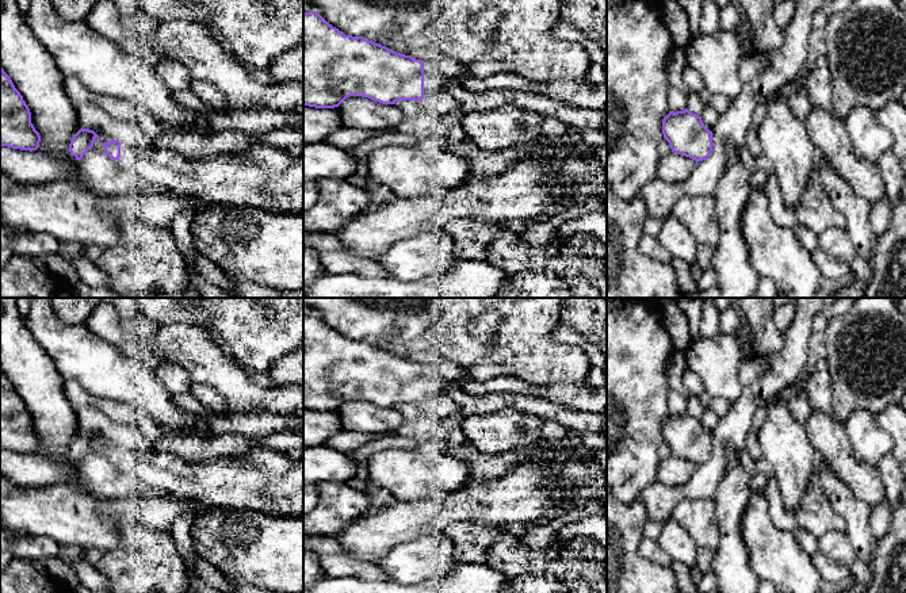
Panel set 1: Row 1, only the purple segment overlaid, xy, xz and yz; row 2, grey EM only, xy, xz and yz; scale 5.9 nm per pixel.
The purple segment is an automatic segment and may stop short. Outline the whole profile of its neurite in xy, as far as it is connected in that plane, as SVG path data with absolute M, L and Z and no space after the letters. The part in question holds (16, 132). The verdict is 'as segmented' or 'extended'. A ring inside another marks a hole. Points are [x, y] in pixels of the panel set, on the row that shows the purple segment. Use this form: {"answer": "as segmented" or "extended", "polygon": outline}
{"answer": "as segmented", "polygon": "M0 66L0 145L37 150L41 135L31 123L31 112L9 76Z"}

